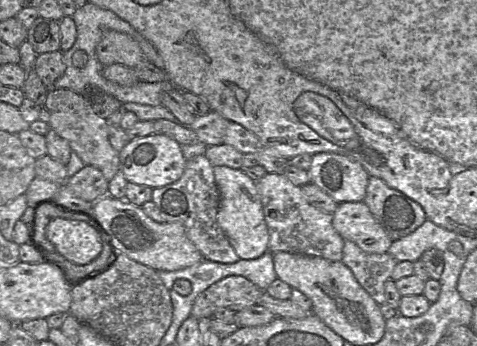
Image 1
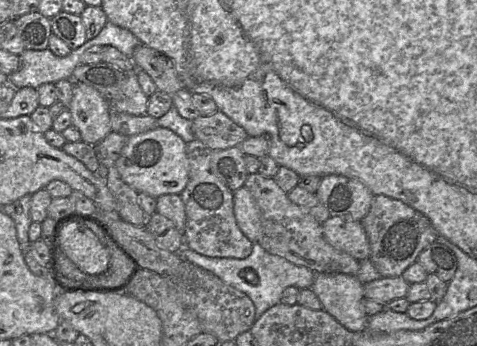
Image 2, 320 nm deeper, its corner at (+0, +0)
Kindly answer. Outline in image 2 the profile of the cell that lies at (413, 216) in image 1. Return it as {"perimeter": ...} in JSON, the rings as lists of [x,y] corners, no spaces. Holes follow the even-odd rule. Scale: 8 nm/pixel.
{"perimeter":[[[374,195],[368,214],[361,221],[370,244],[370,257],[381,277],[398,277],[430,244],[436,242],[438,232],[430,220],[403,203],[385,195]]]}

